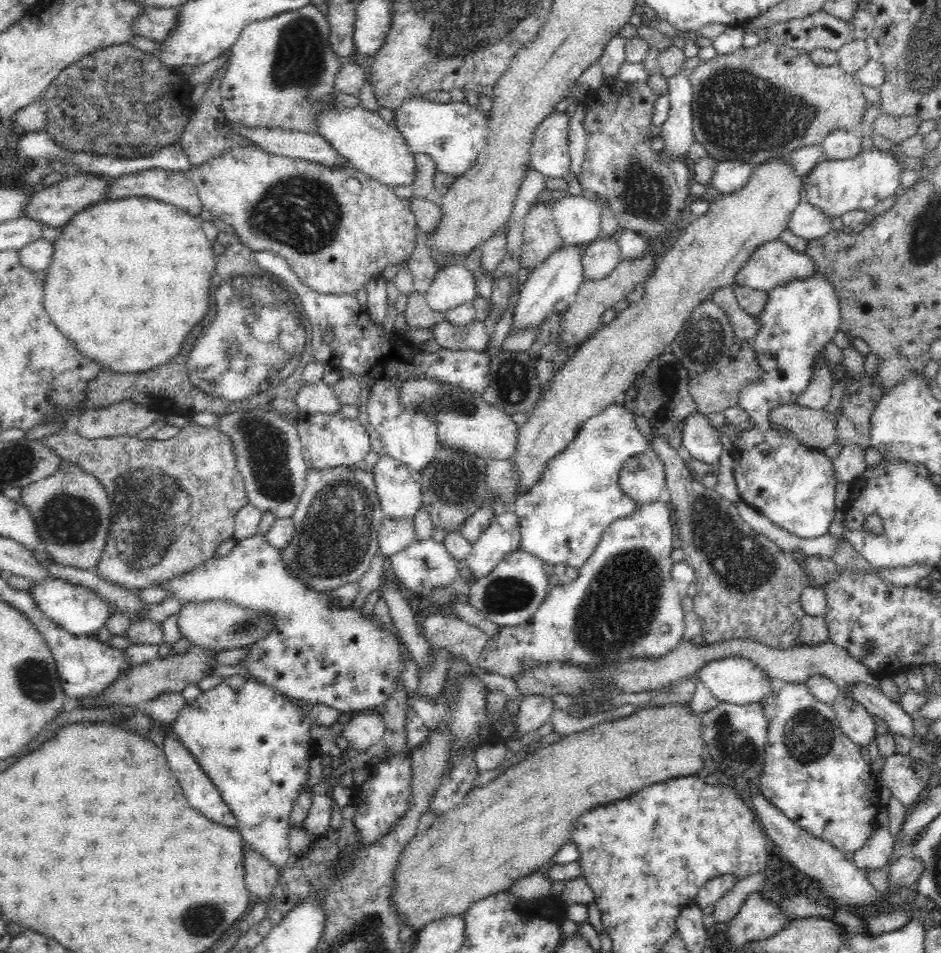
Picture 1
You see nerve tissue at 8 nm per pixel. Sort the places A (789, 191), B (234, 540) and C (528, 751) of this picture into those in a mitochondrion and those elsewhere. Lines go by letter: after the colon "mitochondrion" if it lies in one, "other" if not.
A: other
B: other
C: other

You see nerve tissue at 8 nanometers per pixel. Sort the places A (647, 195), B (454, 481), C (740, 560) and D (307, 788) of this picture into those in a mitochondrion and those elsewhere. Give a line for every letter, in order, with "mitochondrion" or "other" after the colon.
A: mitochondrion
B: mitochondrion
C: mitochondrion
D: other

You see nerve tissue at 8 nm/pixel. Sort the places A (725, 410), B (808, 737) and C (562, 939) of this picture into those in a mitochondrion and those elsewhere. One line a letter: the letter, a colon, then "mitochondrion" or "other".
A: other
B: mitochondrion
C: other

